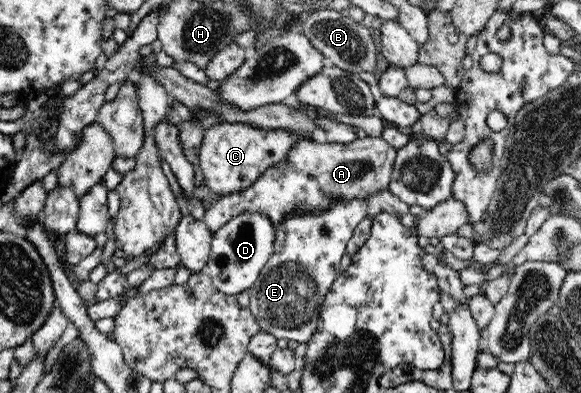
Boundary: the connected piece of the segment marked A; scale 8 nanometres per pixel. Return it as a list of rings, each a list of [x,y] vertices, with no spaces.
[[[365,137],[349,144],[328,142],[315,143],[311,138],[301,138],[295,148],[291,148],[285,156],[285,160],[273,164],[271,168],[259,176],[259,178],[245,190],[221,196],[218,201],[211,202],[211,207],[204,213],[204,223],[207,228],[214,233],[219,230],[228,220],[242,212],[249,211],[265,214],[271,219],[273,226],[290,215],[291,211],[324,211],[335,199],[361,199],[366,200],[367,196],[380,193],[389,186],[396,148],[393,148],[385,139],[381,137]]]

